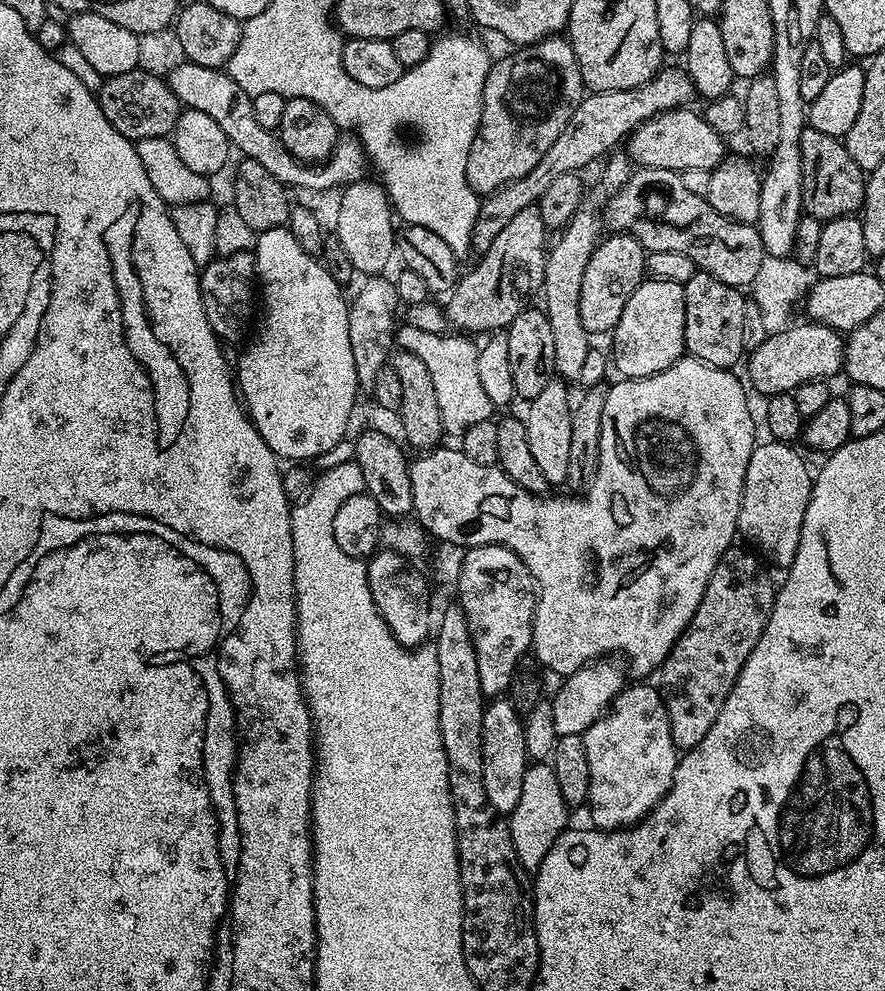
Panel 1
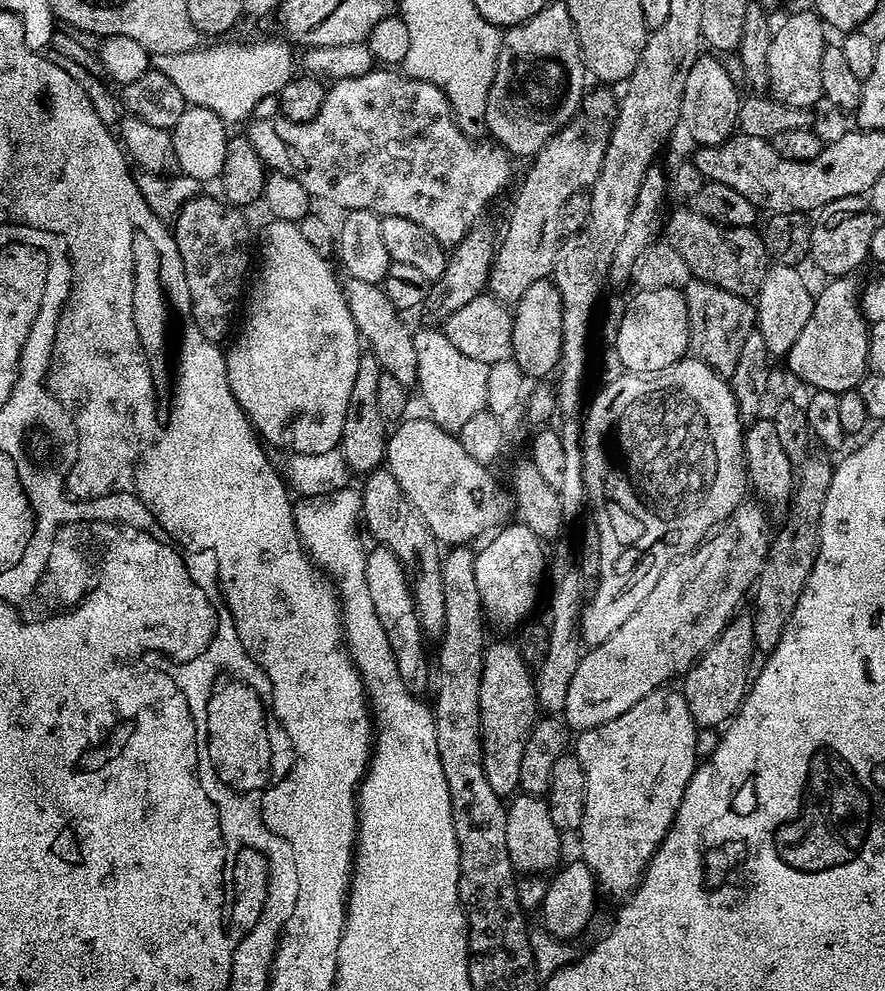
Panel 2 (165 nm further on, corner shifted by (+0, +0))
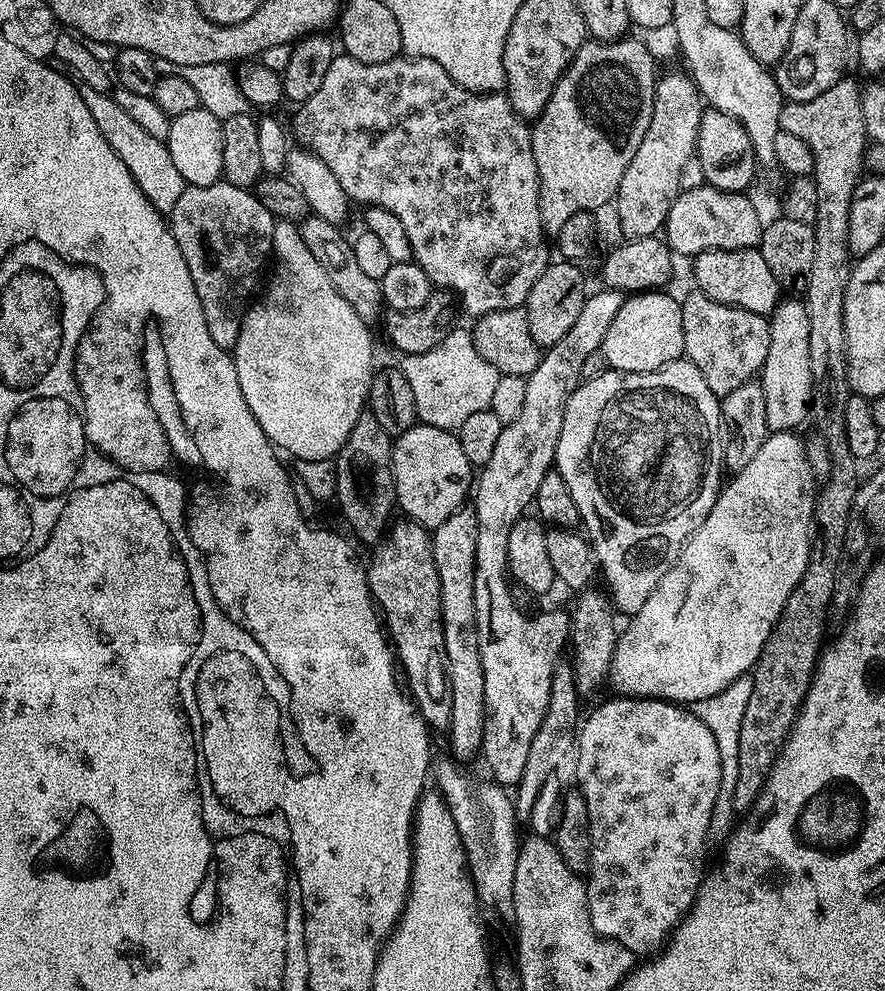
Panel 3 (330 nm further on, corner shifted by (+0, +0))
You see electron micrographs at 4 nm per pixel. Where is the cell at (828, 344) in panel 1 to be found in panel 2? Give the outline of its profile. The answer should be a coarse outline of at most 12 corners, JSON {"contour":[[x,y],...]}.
{"contour":[[826,300],[788,348],[809,389],[851,392],[869,371],[858,306]]}

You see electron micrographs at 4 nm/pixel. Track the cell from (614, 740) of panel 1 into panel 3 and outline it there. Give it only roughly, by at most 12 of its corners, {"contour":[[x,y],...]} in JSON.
{"contour":[[695,711],[578,728],[588,913],[648,952],[696,898],[720,755]]}

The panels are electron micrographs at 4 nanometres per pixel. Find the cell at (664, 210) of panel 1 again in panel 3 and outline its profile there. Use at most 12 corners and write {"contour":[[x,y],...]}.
{"contour":[[759,247],[713,248],[691,264],[712,300],[761,314],[778,277]]}

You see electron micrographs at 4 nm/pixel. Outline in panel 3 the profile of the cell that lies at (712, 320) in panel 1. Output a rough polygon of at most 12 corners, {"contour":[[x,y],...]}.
{"contour":[[692,290],[683,355],[718,398],[751,381],[768,320]]}

